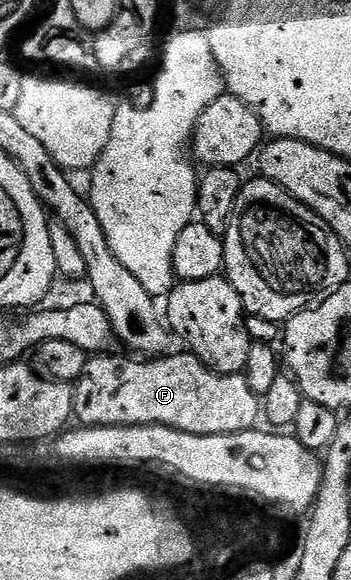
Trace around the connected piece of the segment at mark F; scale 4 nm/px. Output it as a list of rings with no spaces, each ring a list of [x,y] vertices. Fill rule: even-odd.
[[[98,353],[93,357],[87,358],[84,373],[73,384],[74,388],[74,414],[73,418],[84,427],[171,427],[177,431],[184,433],[192,433],[193,435],[227,435],[228,433],[240,433],[241,431],[249,431],[255,426],[254,423],[260,419],[260,397],[248,385],[245,374],[222,375],[219,371],[211,371],[206,364],[196,358],[193,353],[185,353],[186,355],[167,354],[165,357],[150,357],[143,361],[138,357],[130,357],[134,359],[125,359],[122,355],[110,355],[111,353]]]

